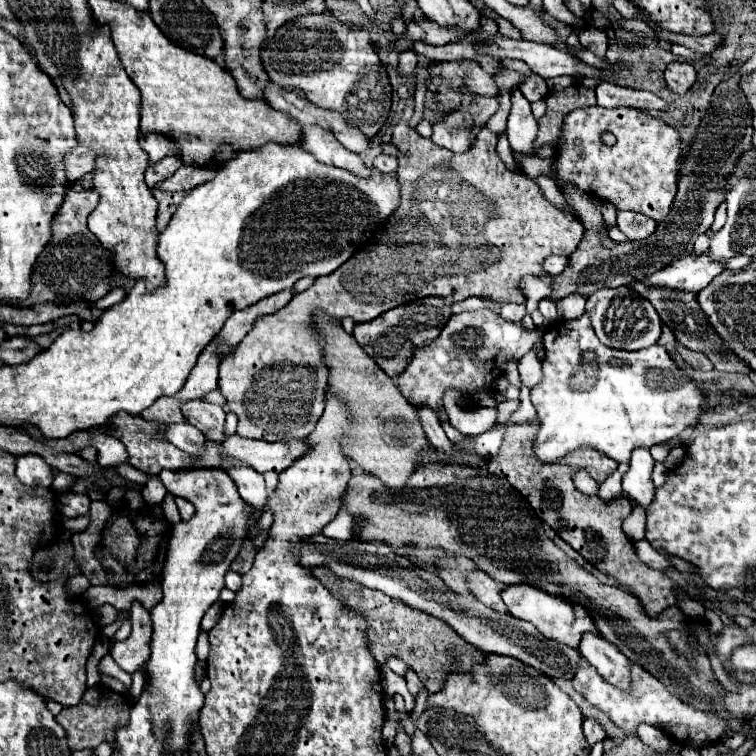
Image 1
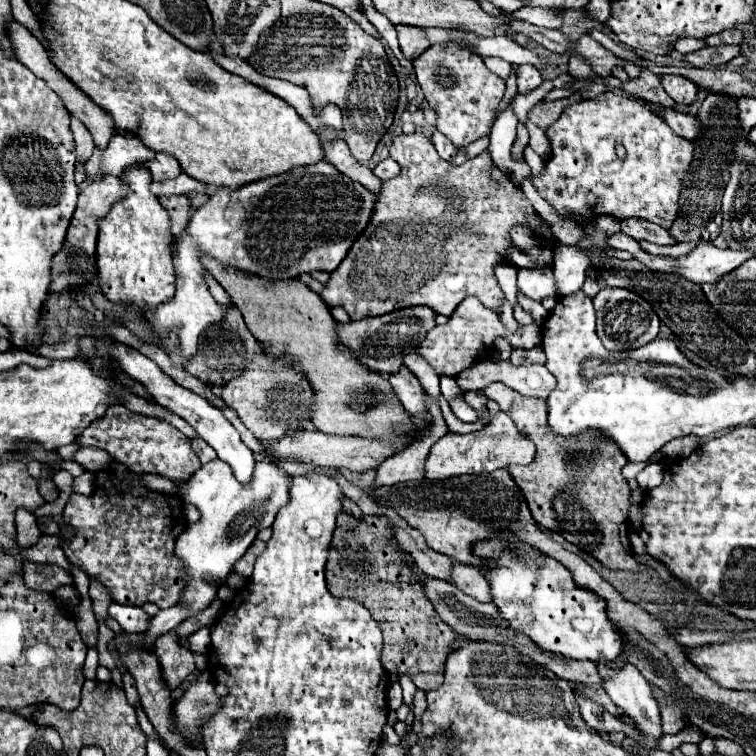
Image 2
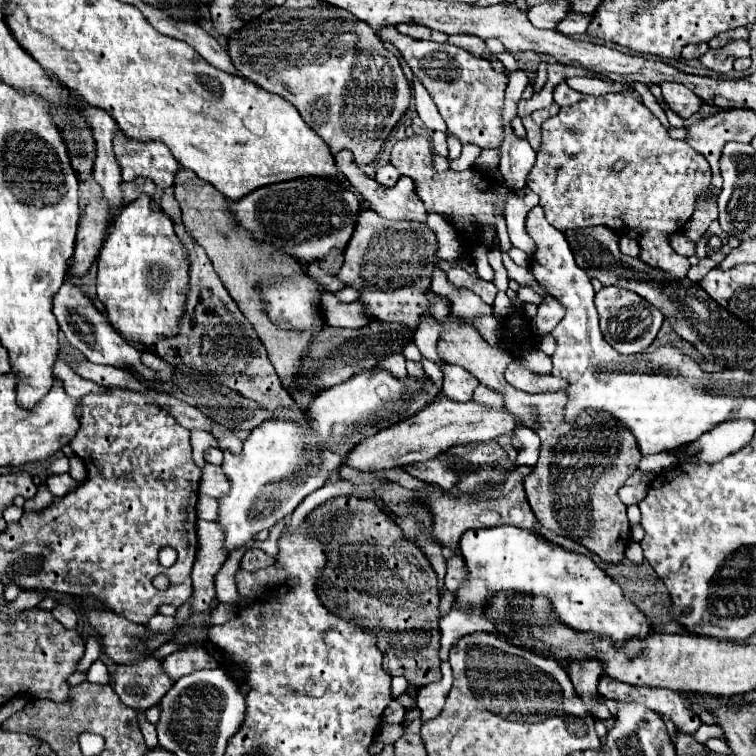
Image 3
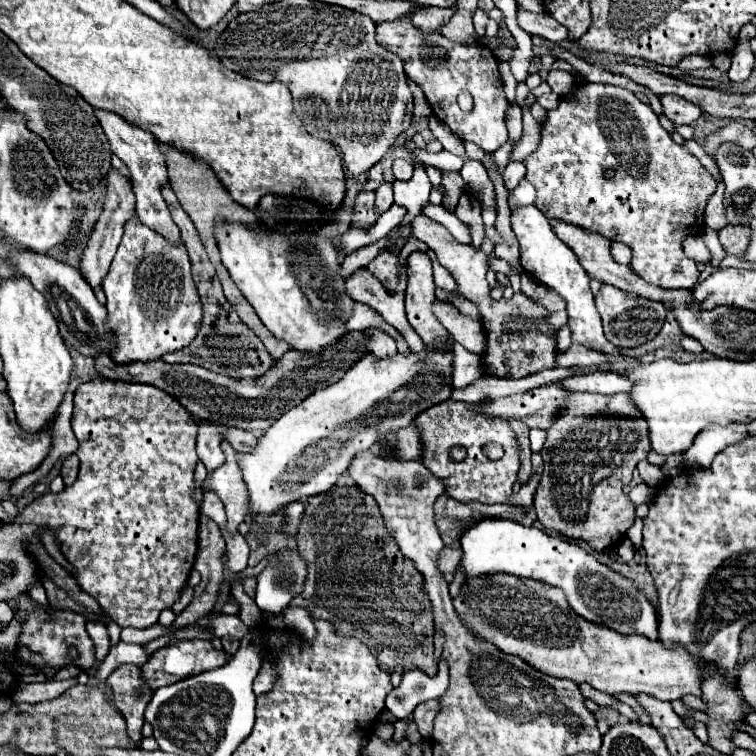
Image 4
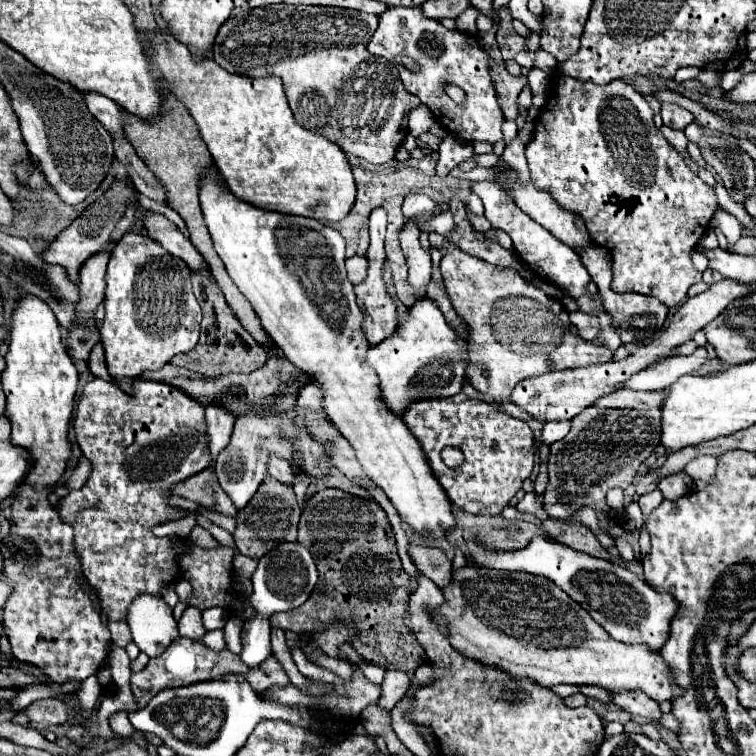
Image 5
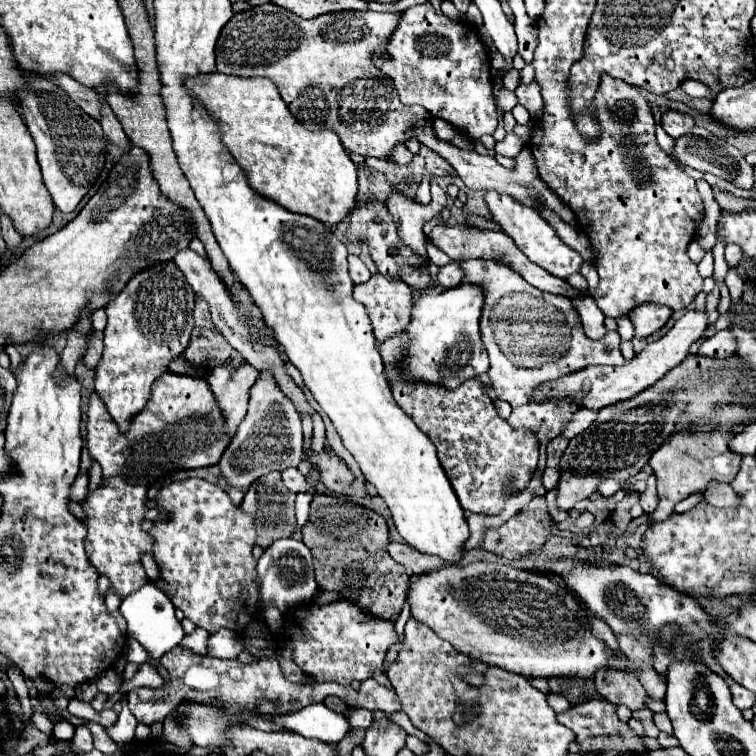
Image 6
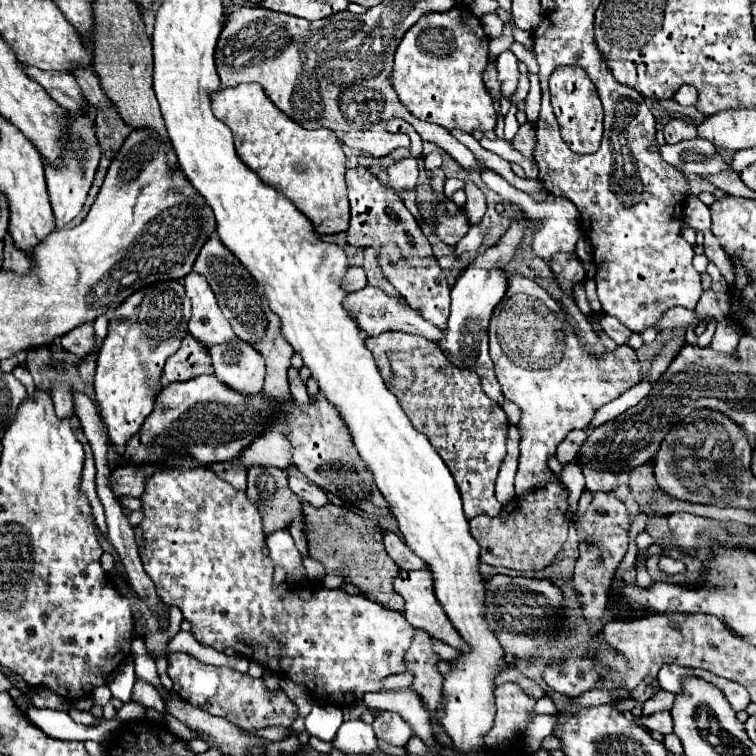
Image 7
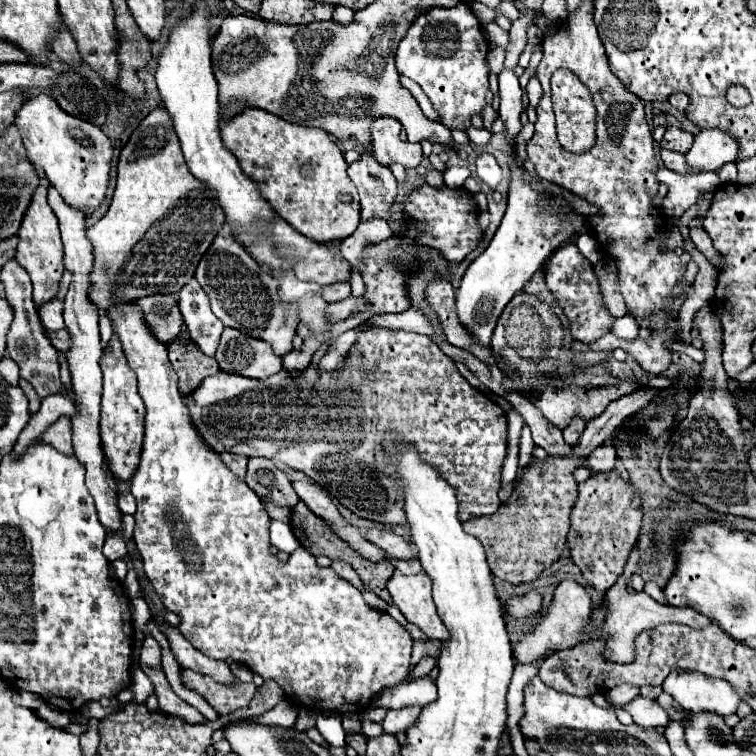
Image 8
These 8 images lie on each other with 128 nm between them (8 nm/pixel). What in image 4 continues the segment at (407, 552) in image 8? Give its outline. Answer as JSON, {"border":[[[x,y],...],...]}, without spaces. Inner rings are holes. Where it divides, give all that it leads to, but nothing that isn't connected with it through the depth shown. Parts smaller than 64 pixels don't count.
{"border":[[[448,546],[440,552],[440,572],[444,574],[446,582],[454,580],[456,568],[460,566],[460,558],[462,558],[462,552],[460,550],[452,550]]]}

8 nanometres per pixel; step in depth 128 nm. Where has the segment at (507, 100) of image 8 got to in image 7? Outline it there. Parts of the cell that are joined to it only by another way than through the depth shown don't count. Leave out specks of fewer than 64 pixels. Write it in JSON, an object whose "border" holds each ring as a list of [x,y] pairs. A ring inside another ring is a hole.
{"border":[[[504,50],[498,60],[496,60],[496,66],[498,66],[498,78],[500,78],[500,84],[502,84],[502,96],[508,96],[512,98],[514,90],[516,90],[516,84],[518,84],[518,58],[512,54],[512,50]]]}

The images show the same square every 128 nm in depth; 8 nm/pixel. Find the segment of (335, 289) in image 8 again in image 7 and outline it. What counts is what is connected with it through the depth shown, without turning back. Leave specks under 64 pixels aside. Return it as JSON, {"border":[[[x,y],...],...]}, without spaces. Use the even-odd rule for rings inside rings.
{"border":[[[350,266],[348,268],[348,280],[344,280],[344,284],[348,284],[348,292],[364,288],[368,284],[364,268],[362,266]]]}

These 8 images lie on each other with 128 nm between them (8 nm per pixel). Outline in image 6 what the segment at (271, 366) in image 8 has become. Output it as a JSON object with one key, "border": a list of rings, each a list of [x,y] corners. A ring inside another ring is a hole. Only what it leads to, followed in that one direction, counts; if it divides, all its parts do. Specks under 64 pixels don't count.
{"border":[[[244,364],[238,368],[220,366],[220,368],[214,368],[206,378],[222,410],[228,436],[236,434],[236,428],[240,426],[246,414],[248,390],[256,382],[256,378],[258,378],[258,372],[250,364]]]}

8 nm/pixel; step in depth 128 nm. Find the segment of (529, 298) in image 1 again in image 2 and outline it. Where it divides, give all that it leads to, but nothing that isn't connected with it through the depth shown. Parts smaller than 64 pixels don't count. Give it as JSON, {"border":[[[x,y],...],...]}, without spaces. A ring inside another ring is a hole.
{"border":[[[544,266],[538,270],[528,270],[528,268],[520,268],[517,271],[517,288],[520,294],[524,294],[526,298],[532,298],[536,302],[540,302],[542,298],[548,296],[560,296],[556,282],[554,282],[554,272],[552,268]]]}

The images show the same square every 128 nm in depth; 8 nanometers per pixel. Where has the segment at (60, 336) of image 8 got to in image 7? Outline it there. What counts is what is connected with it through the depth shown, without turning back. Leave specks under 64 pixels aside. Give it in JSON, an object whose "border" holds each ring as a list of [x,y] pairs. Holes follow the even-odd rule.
{"border":[[[88,322],[68,332],[68,336],[62,336],[62,346],[72,354],[76,354],[78,358],[88,358],[92,354],[98,354],[98,344],[96,344],[96,334],[92,324]]]}

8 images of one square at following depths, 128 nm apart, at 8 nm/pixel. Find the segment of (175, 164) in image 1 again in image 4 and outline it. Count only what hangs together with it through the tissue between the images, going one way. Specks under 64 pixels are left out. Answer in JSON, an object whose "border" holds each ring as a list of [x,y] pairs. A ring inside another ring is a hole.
{"border":[[[96,110],[96,116],[104,128],[104,134],[108,136],[110,140],[110,150],[112,154],[116,154],[130,170],[130,178],[132,178],[132,190],[136,194],[136,214],[138,218],[152,226],[156,232],[164,234],[164,238],[168,238],[170,242],[178,242],[180,240],[180,230],[176,228],[176,224],[172,222],[170,218],[170,212],[166,208],[166,202],[160,194],[162,186],[168,184],[168,166],[166,166],[166,160],[164,160],[164,152],[160,150],[160,144],[158,140],[146,132],[146,130],[140,130],[136,126],[130,126],[124,118],[112,114],[112,112],[106,112],[106,110]]]}

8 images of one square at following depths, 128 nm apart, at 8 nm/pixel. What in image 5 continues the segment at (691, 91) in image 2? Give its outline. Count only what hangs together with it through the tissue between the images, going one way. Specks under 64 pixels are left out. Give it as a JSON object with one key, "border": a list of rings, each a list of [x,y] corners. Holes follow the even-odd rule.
{"border":[[[662,104],[660,114],[662,114],[662,120],[666,126],[678,128],[678,130],[684,130],[690,122],[694,122],[692,112],[688,112],[686,108],[682,108],[678,104]]]}

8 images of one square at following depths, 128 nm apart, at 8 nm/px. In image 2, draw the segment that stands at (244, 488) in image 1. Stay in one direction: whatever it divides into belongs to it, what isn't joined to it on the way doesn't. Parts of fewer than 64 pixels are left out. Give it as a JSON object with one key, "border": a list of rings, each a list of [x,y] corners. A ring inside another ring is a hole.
{"border":[[[124,344],[112,346],[110,356],[116,360],[116,366],[118,366],[122,372],[126,372],[128,376],[132,376],[134,380],[140,380],[140,384],[146,386],[146,390],[150,392],[150,396],[152,396],[158,404],[170,408],[174,414],[178,414],[180,418],[184,418],[184,420],[196,430],[196,434],[198,434],[202,440],[206,440],[206,442],[216,450],[218,458],[224,460],[224,462],[232,468],[236,480],[240,480],[242,484],[248,484],[248,482],[252,480],[254,464],[256,464],[254,452],[242,442],[242,438],[240,438],[240,434],[236,432],[236,428],[224,418],[224,414],[222,414],[216,406],[212,406],[212,404],[210,404],[208,400],[204,400],[202,396],[198,396],[198,394],[194,394],[194,392],[190,392],[190,390],[178,386],[170,376],[166,376],[166,374],[156,366],[156,362],[152,362],[150,358],[146,358],[146,356],[140,354],[140,352],[128,352],[128,348],[126,348]]]}

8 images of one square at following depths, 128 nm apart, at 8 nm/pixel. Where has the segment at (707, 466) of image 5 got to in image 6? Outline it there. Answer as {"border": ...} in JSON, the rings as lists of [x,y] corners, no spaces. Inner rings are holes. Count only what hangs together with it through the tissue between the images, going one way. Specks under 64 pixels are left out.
{"border":[[[712,482],[710,488],[704,492],[704,498],[714,506],[738,506],[738,498],[728,484]]]}

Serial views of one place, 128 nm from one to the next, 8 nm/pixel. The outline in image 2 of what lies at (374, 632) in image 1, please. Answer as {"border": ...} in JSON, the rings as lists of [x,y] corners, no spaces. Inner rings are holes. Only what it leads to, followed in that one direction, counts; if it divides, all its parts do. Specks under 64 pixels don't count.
{"border":[[[346,512],[338,514],[332,548],[326,562],[328,590],[336,598],[342,598],[342,596],[352,598],[362,606],[366,606],[372,618],[380,624],[380,630],[384,634],[384,646],[380,654],[382,666],[394,674],[408,674],[418,688],[422,688],[424,692],[430,692],[442,686],[444,664],[446,664],[446,658],[452,654],[456,636],[452,628],[448,628],[448,624],[440,620],[438,612],[424,596],[424,590],[418,584],[418,578],[420,576],[416,574],[416,570],[412,570],[412,566],[406,564],[398,554],[398,544],[394,542],[394,536],[392,536],[392,524],[384,516],[364,516],[362,520],[356,520],[352,514],[346,514]]]}

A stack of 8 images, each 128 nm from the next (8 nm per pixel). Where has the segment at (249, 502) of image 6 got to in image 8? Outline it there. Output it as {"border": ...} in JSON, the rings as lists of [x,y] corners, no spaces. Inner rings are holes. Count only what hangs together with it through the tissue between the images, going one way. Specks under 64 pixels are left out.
{"border":[[[250,458],[248,474],[244,480],[262,500],[268,500],[276,506],[294,508],[298,494],[294,492],[286,474],[268,458]]]}

